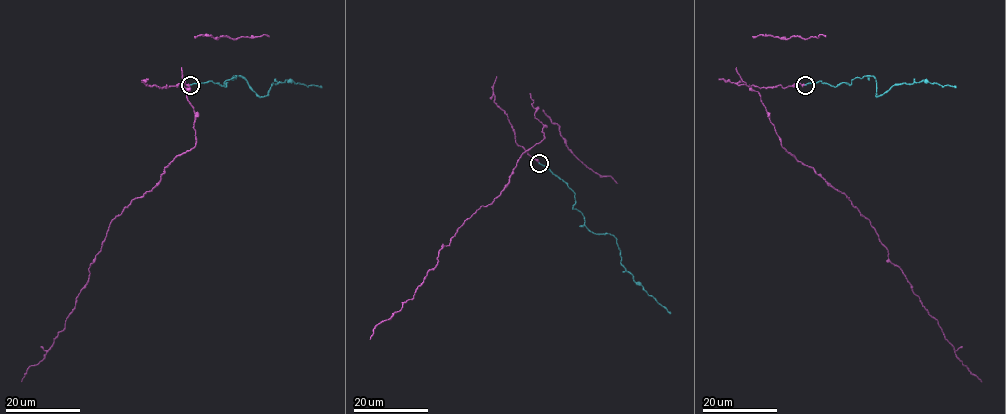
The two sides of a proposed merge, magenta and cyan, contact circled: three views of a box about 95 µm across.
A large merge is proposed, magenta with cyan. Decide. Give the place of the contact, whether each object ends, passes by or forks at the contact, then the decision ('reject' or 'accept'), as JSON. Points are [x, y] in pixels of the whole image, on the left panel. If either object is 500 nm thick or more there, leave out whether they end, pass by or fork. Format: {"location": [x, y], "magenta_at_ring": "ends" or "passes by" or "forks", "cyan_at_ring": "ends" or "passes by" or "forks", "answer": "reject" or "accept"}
{"location": [190, 85], "magenta_at_ring": "ends", "cyan_at_ring": "ends", "answer": "accept"}

